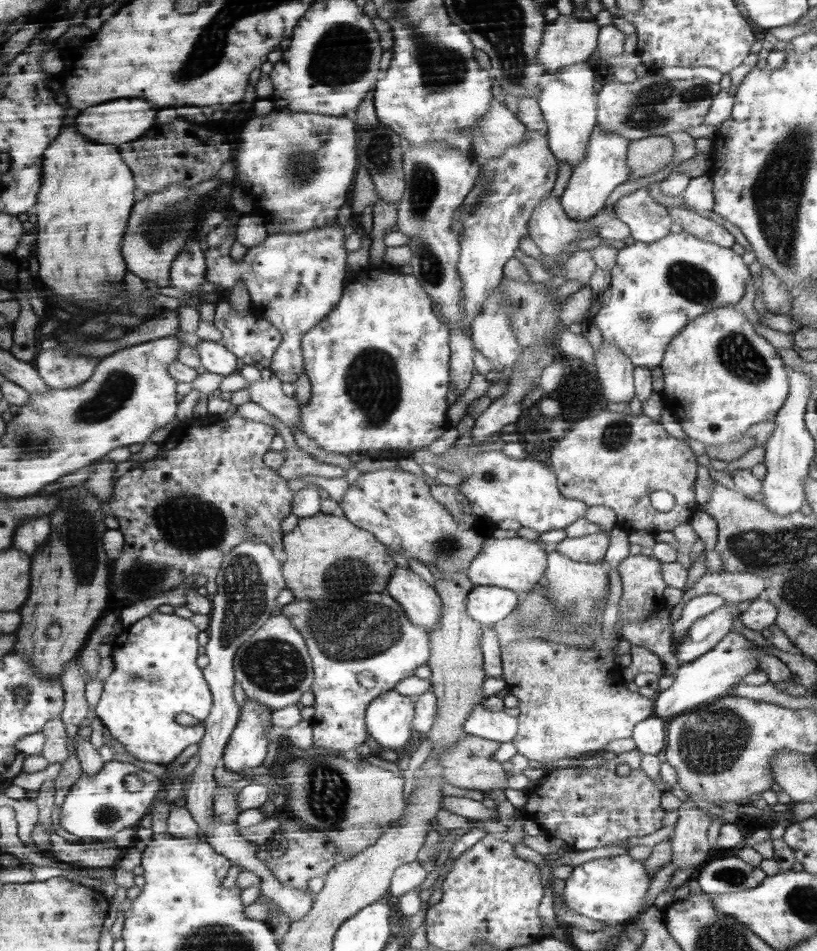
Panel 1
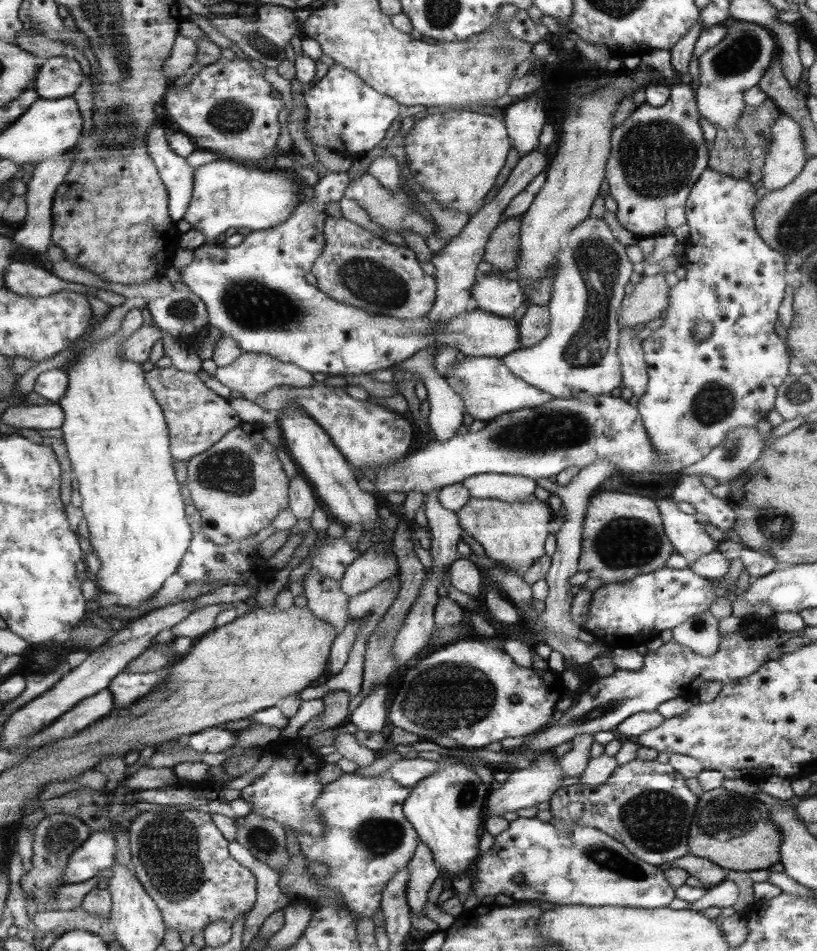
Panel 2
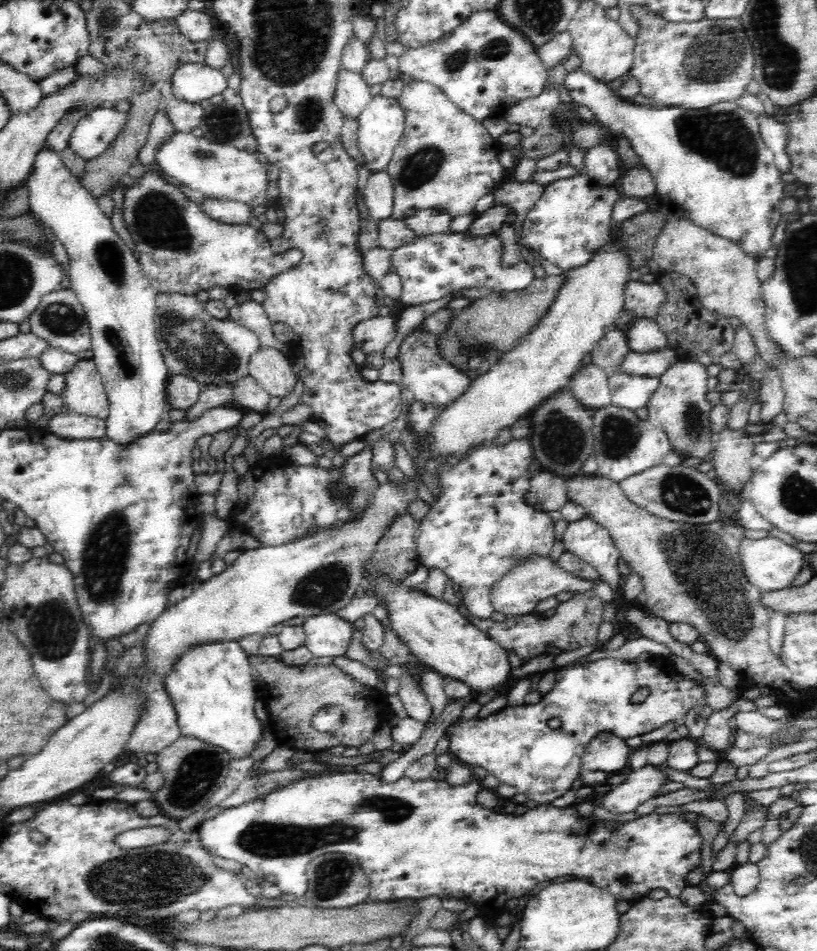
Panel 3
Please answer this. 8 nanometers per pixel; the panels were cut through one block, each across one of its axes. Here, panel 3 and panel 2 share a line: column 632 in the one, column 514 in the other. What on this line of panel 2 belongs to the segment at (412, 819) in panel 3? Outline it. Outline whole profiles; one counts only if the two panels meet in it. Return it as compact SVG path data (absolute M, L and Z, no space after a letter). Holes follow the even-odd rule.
M518 817L510 821L508 828L500 832L494 844L476 862L476 876L471 877L471 890L482 902L486 896L506 894L516 902L544 900L552 904L580 904L580 906L666 908L674 902L674 888L666 878L665 872L655 865L632 853L626 845L598 828L588 825L568 829L556 828L548 821Z

